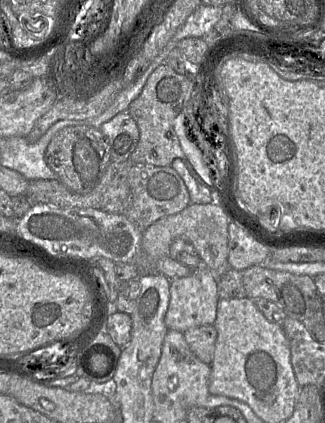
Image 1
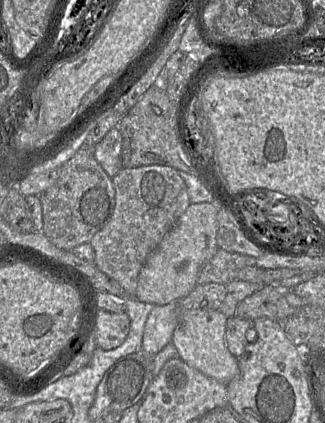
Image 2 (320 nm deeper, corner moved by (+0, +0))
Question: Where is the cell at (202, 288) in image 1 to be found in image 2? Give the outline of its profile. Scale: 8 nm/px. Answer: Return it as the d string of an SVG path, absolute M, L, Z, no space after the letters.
M190 310L180 316L171 340L179 357L185 363L224 384L227 384L239 373L238 358L229 352L226 345L227 319L219 310Z

